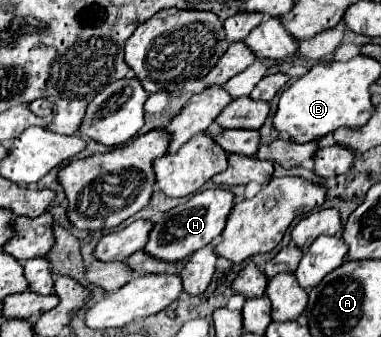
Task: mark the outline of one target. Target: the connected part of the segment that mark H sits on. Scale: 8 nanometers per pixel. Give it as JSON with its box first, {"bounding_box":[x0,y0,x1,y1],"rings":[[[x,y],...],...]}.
{"bounding_box":[145,188,235,262],"rings":[[[223,188],[203,190],[203,192],[193,194],[187,204],[169,210],[167,214],[163,214],[155,222],[145,250],[149,254],[153,254],[155,258],[161,258],[161,260],[167,260],[167,262],[175,262],[175,260],[181,260],[181,258],[193,254],[195,250],[203,248],[203,246],[211,244],[217,236],[223,234],[225,224],[227,224],[227,216],[229,216],[229,212],[235,206],[233,200],[235,200],[233,192],[223,190]]]}

